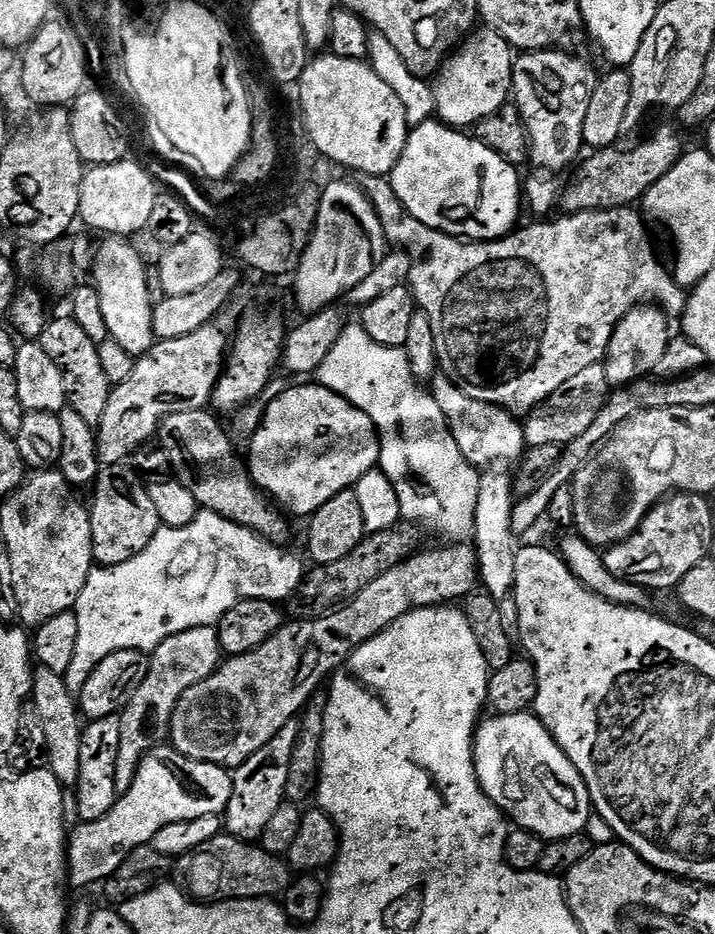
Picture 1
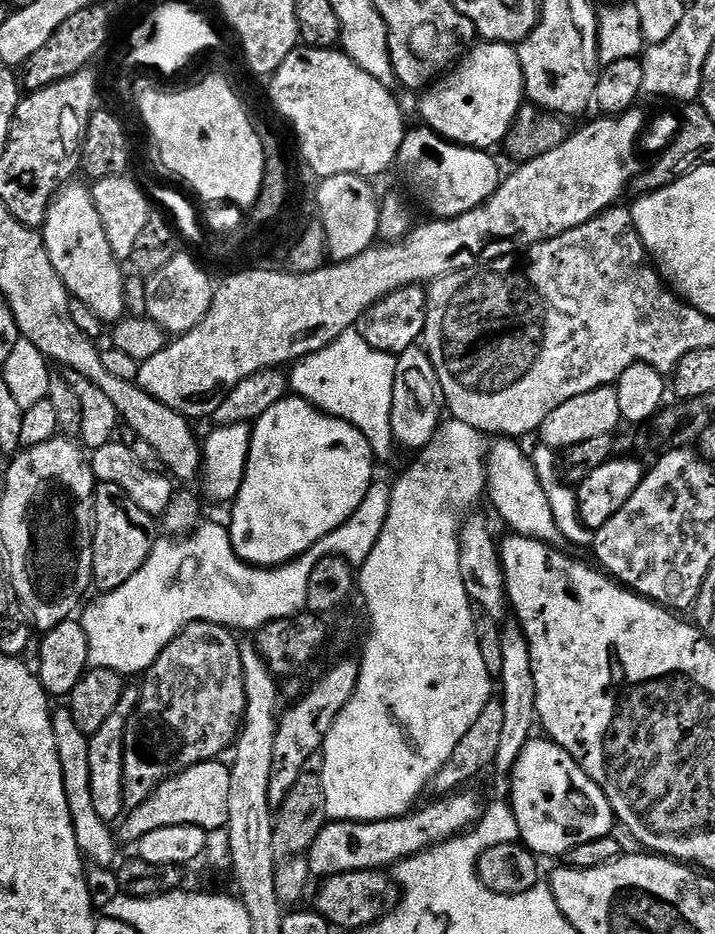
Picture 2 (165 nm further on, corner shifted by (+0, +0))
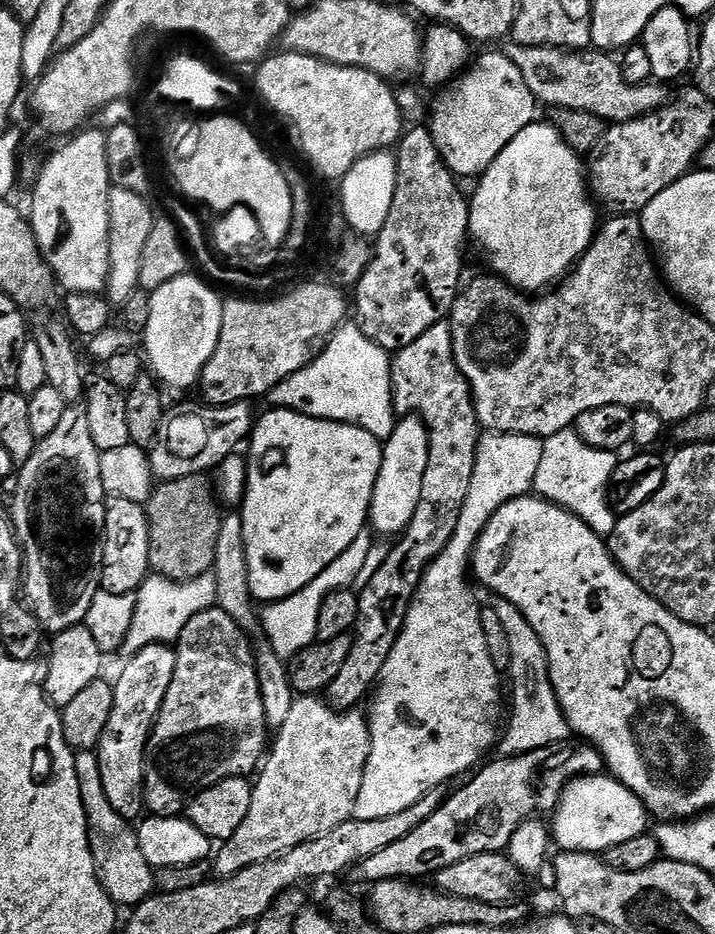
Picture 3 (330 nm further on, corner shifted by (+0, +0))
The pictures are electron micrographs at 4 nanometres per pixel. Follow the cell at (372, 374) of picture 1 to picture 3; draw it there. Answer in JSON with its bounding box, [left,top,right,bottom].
[267,326,394,426]

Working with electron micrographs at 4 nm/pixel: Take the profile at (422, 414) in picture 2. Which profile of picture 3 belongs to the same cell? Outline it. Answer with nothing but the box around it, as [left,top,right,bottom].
[370,414,428,537]

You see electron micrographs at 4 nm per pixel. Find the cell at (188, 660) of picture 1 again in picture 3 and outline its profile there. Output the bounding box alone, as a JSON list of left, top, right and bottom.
[146,606,270,816]

